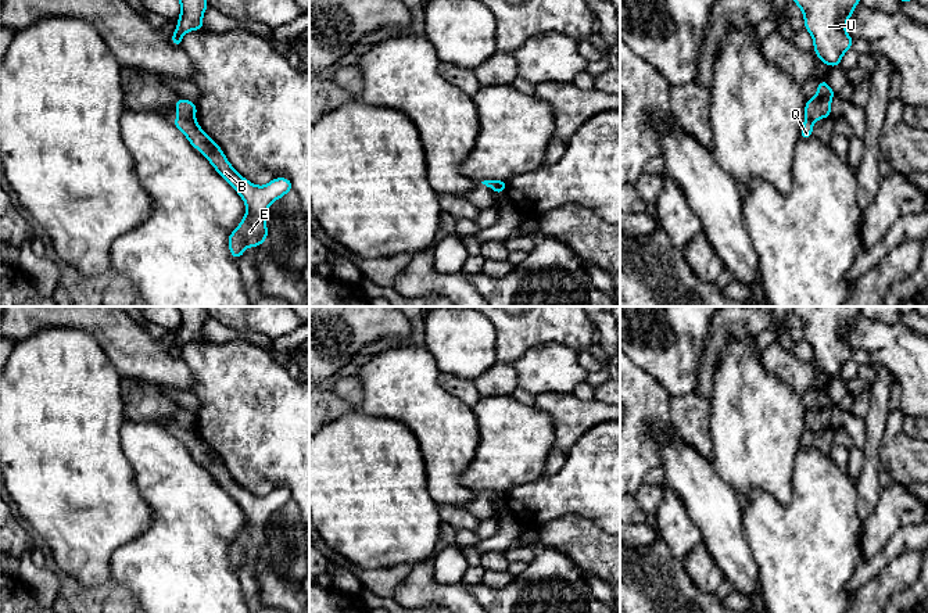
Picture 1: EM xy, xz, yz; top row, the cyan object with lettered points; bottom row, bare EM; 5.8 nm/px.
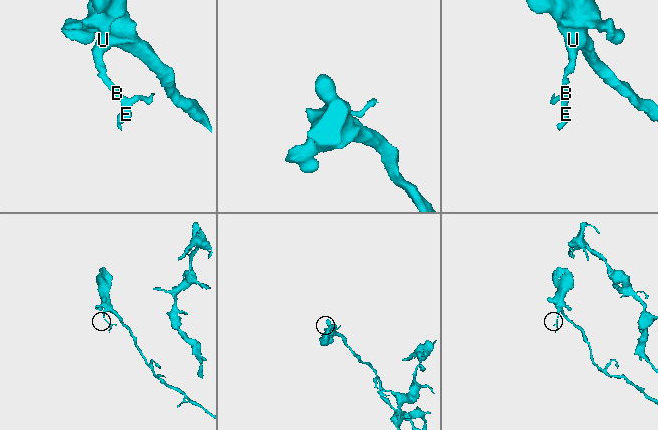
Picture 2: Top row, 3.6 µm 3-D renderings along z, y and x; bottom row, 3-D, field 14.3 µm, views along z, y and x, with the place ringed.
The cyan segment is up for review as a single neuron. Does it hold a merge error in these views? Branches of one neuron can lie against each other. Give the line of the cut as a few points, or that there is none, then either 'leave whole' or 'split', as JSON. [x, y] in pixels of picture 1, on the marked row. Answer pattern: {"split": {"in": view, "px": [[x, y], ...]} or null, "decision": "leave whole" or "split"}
{"split": {"in": "xy", "px": [[179, 115], [193, 118]]}, "decision": "split"}

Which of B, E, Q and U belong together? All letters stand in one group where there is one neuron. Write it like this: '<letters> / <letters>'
B E Q / U

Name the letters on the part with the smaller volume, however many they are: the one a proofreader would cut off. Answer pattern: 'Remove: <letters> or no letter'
Remove: B, E, Q

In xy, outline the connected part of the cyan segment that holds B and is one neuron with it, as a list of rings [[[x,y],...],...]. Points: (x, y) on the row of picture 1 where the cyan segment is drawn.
[[[178,116],[172,125],[187,137],[194,150],[201,150],[201,155],[209,161],[246,204],[247,212],[244,218],[227,239],[230,254],[237,261],[247,247],[259,247],[268,239],[266,211],[273,201],[286,196],[293,189],[293,184],[289,178],[275,178],[265,186],[257,186],[232,166],[225,153],[200,128],[196,118],[184,119]]]

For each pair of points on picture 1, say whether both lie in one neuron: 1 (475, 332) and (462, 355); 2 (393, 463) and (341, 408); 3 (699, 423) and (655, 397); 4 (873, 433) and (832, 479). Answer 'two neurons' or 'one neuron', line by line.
1: one neuron
2: two neurons
3: two neurons
4: two neurons

